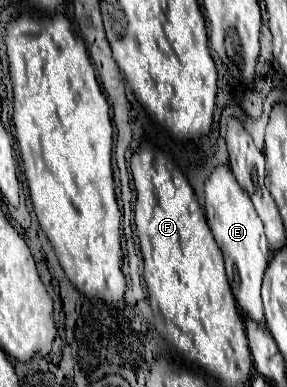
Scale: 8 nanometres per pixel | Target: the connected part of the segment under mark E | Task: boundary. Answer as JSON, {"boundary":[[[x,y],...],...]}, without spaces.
{"boundary":[[[218,166],[208,182],[206,182],[206,198],[204,198],[204,210],[208,226],[214,234],[214,240],[224,256],[226,276],[232,286],[232,294],[236,298],[238,308],[242,314],[258,324],[264,324],[264,310],[260,300],[260,284],[264,276],[264,268],[270,262],[270,250],[264,236],[262,220],[256,216],[256,210],[252,208],[252,202],[248,200],[248,194],[236,184],[236,178],[232,176],[232,170],[228,166]]]}

